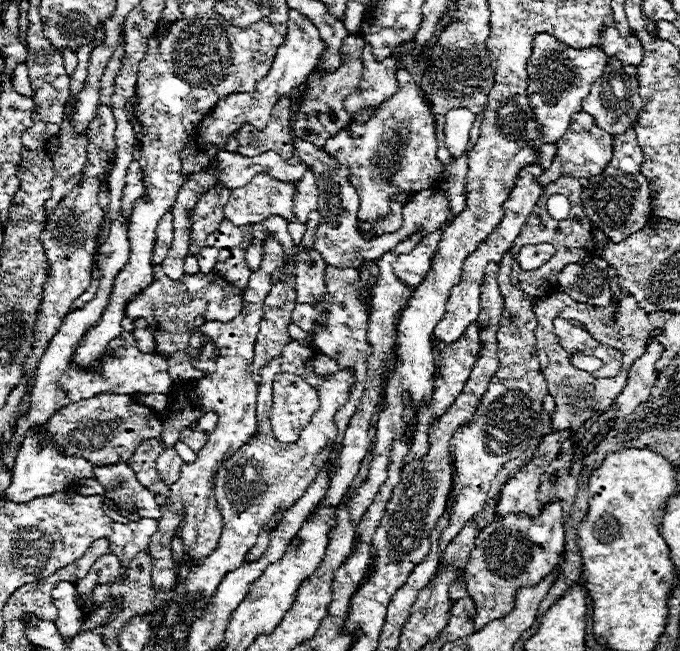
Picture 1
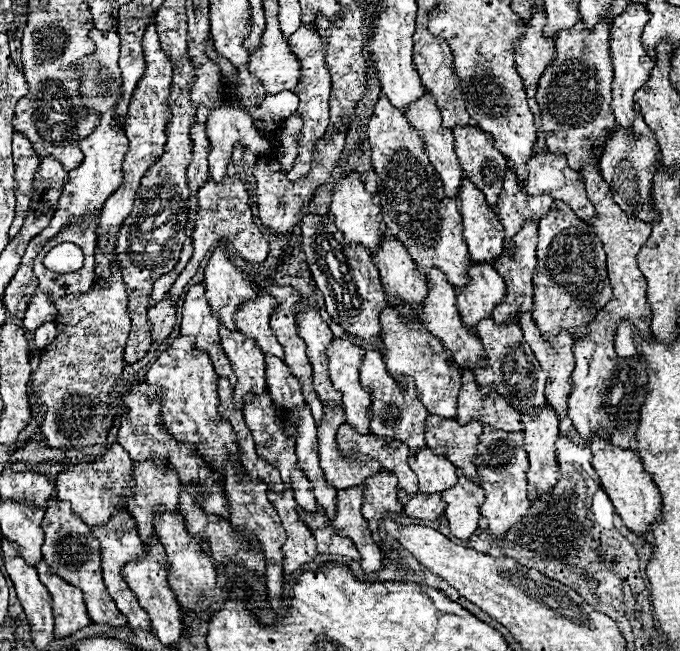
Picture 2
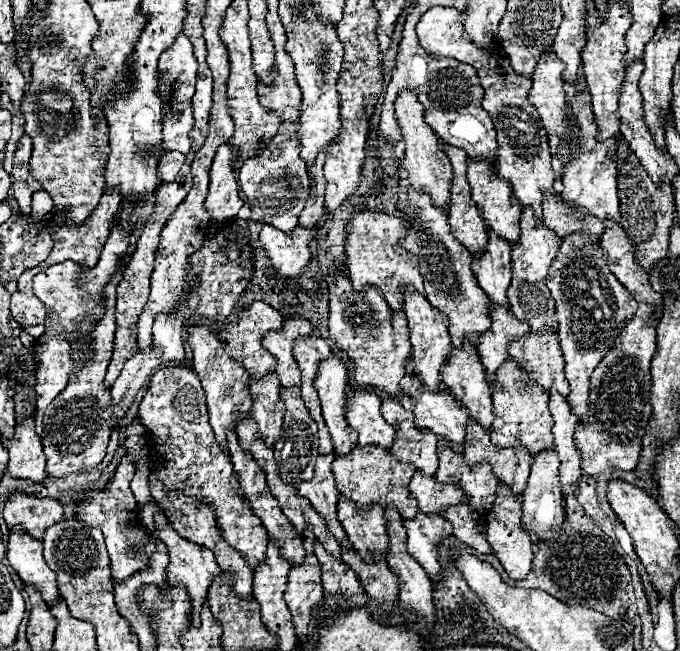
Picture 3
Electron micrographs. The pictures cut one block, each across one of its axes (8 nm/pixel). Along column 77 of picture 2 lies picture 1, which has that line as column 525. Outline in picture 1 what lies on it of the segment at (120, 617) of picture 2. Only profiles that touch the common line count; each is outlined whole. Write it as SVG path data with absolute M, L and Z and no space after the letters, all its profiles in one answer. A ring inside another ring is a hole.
M552 500L536 518L510 514L482 528L466 566L468 572L464 576L468 592L476 604L476 630L484 628L490 620L506 616L514 608L514 592L518 588L538 584L558 566L564 552L562 516L562 500Z

